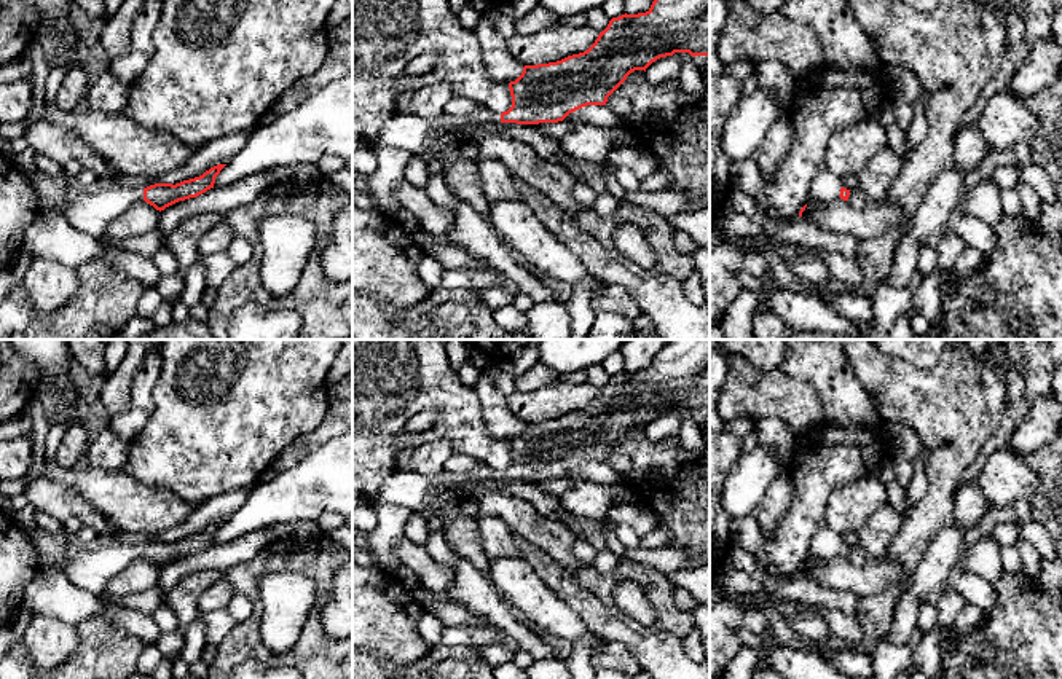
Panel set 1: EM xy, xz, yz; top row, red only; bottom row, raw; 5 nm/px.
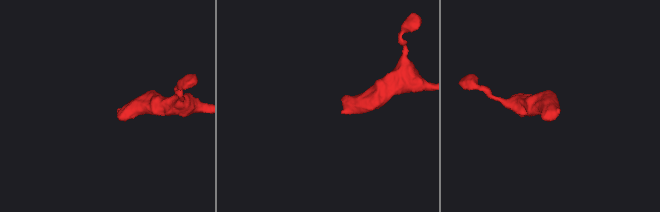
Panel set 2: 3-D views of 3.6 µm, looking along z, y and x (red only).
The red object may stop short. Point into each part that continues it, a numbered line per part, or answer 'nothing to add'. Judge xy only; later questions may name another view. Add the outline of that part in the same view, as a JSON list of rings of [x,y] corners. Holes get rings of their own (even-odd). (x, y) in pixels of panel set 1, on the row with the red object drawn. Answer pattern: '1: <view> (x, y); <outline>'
1: xy (93, 211); [[[110,186],[80,188],[77,201],[65,210],[65,218],[77,230],[100,237],[108,223],[136,202],[144,201],[144,188]]]

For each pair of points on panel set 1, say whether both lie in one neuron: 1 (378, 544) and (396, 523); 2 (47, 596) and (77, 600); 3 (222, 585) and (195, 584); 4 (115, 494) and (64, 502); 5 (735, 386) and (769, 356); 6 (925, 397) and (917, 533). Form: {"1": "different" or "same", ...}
{"1": "same", "2": "same", "3": "different", "4": "different", "5": "different", "6": "same"}

